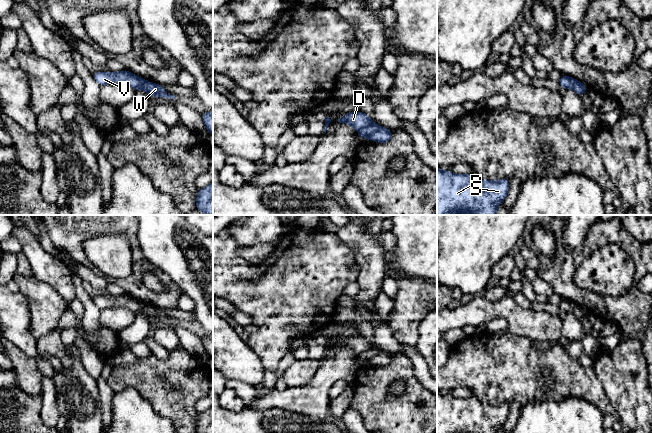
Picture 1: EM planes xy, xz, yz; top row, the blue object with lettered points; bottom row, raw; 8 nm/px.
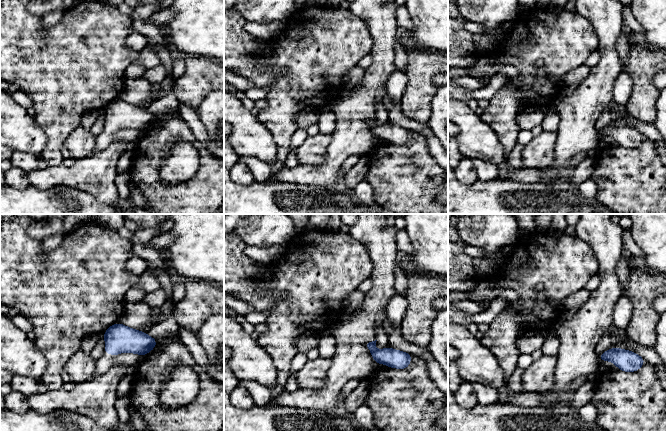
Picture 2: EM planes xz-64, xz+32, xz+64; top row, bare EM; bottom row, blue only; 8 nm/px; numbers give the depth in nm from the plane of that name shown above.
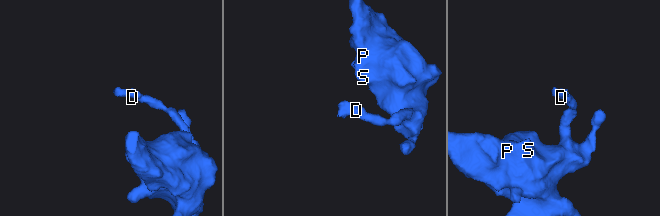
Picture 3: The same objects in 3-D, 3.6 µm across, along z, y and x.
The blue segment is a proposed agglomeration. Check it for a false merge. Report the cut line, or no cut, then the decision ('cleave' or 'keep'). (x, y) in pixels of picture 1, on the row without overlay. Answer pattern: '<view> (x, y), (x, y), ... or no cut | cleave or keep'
xz (374, 348), (364, 351), (358, 356) | cleave

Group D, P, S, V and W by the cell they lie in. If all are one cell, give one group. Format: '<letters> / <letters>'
D V / P S W

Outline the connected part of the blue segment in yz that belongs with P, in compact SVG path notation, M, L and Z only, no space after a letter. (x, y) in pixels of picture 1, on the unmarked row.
M437 391L437 433L497 433L508 413L508 402L490 405L476 397L453 398Z

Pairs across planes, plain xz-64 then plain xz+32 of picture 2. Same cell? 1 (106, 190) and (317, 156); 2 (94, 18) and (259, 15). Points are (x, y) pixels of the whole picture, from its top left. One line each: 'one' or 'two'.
1: two
2: two

